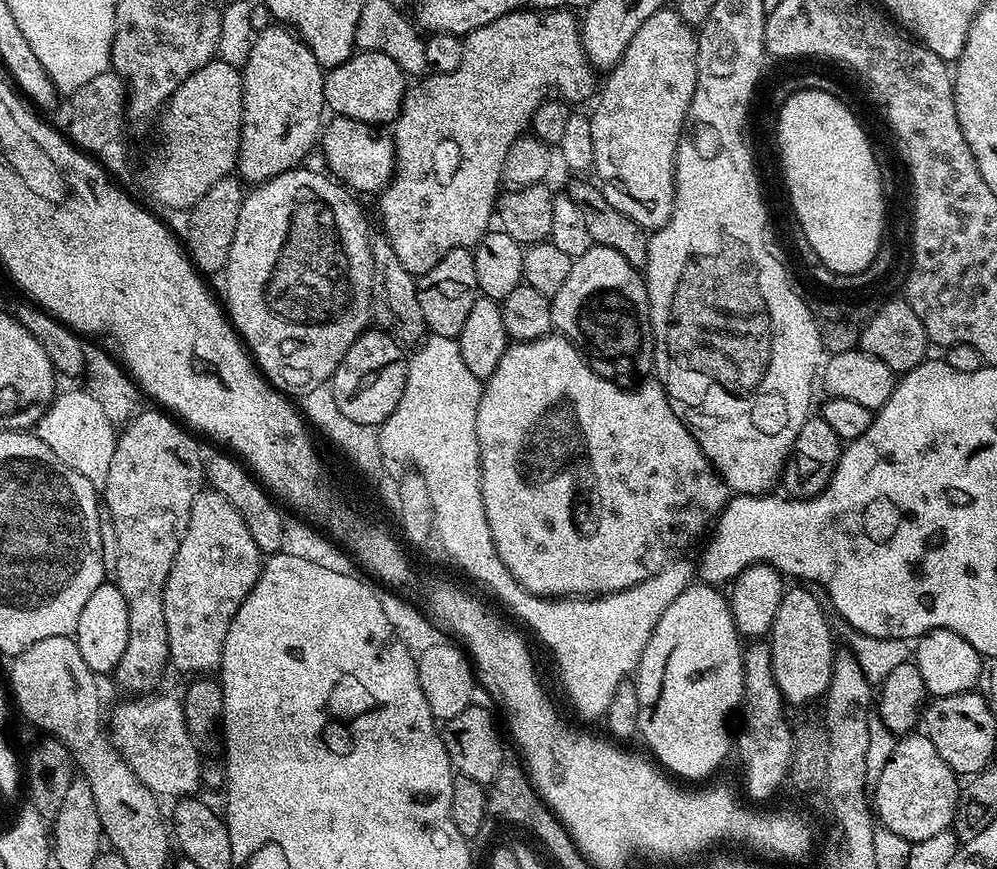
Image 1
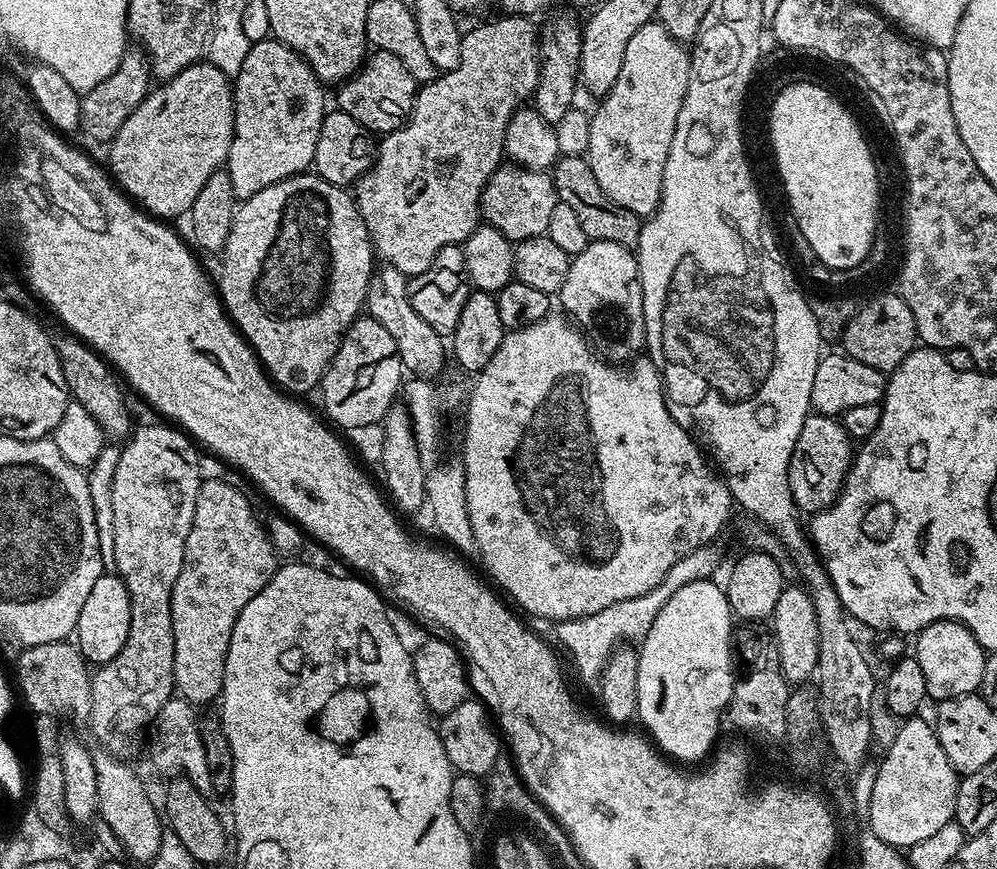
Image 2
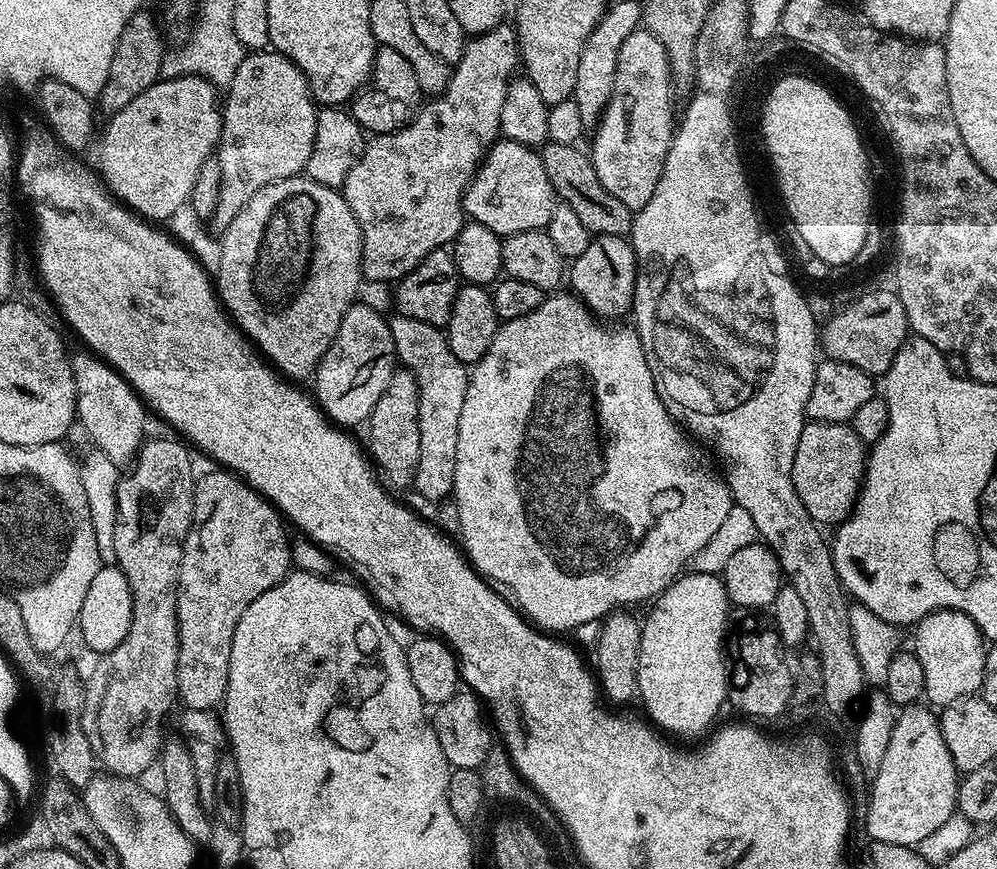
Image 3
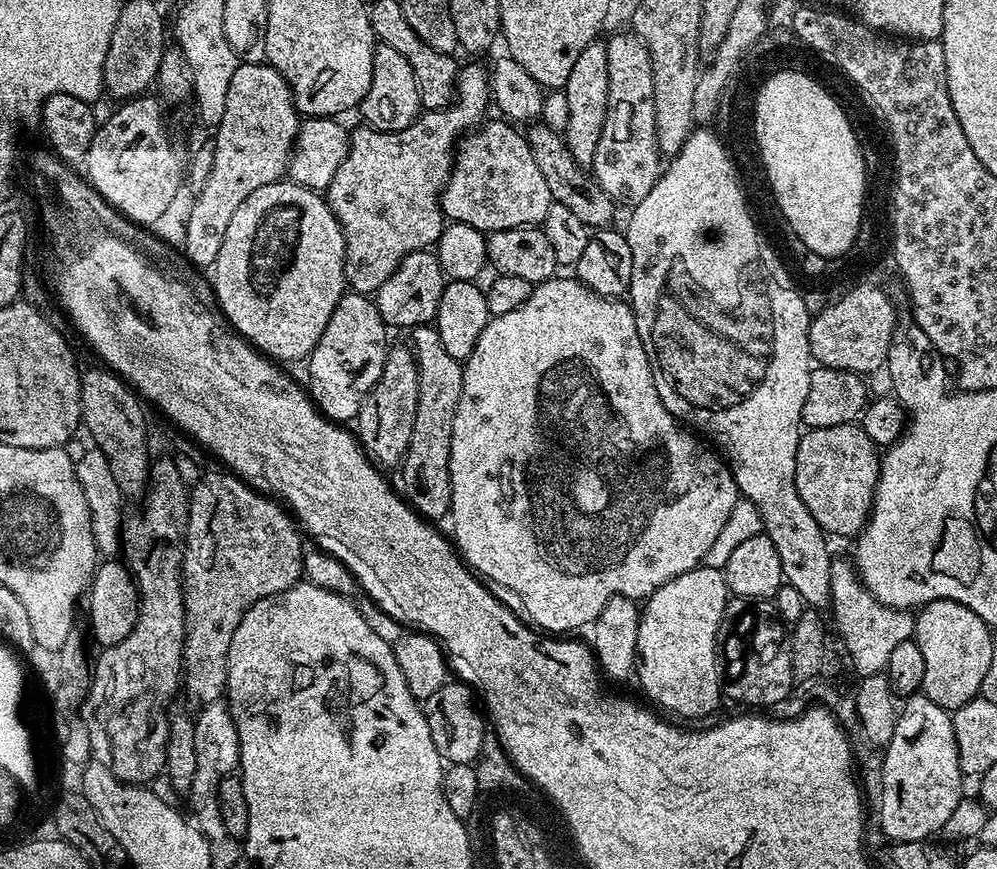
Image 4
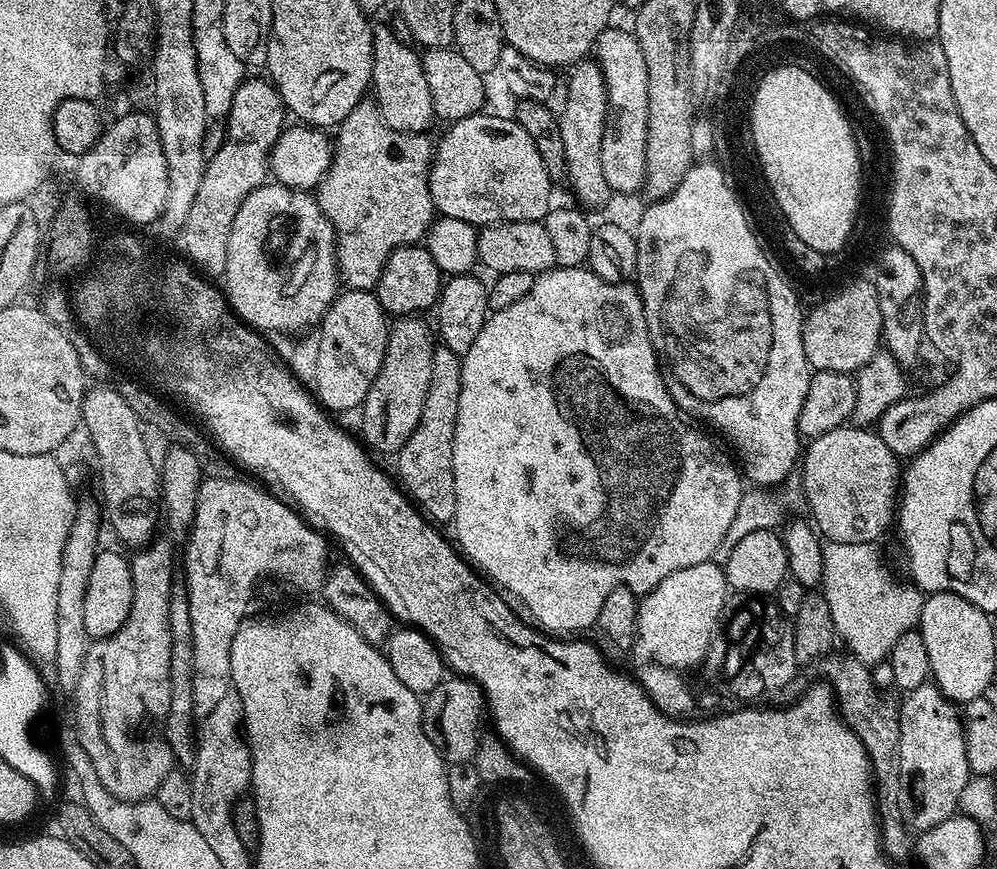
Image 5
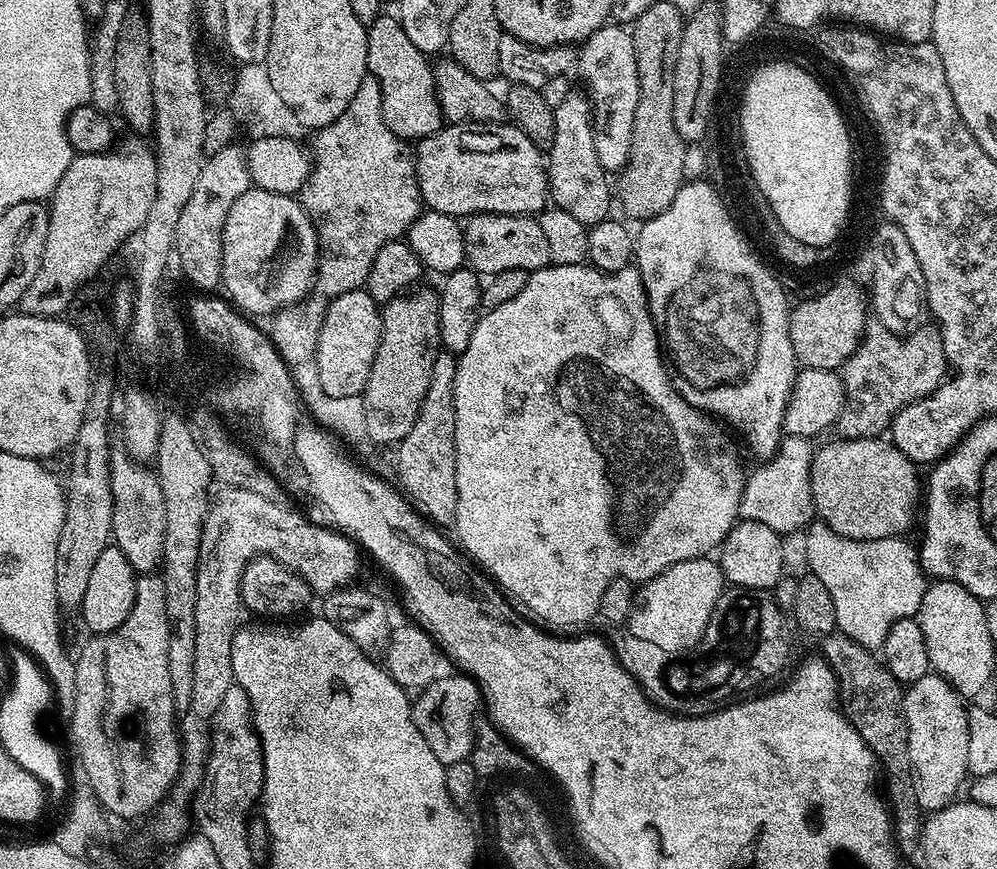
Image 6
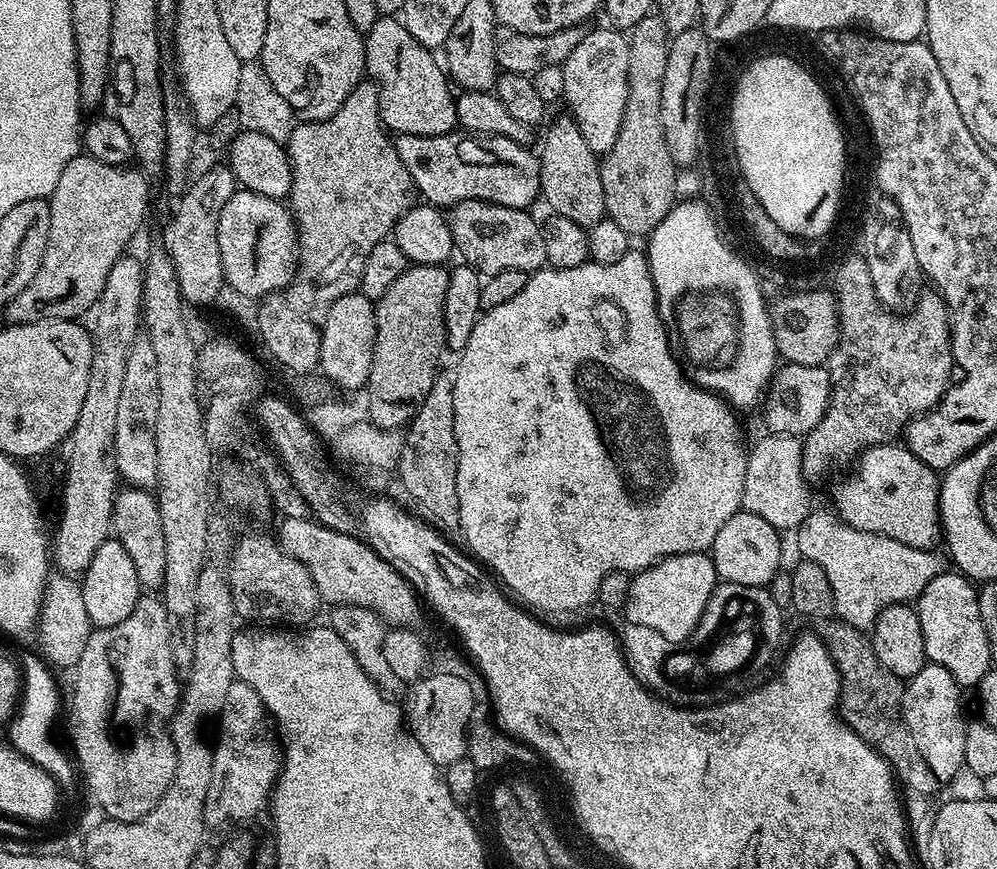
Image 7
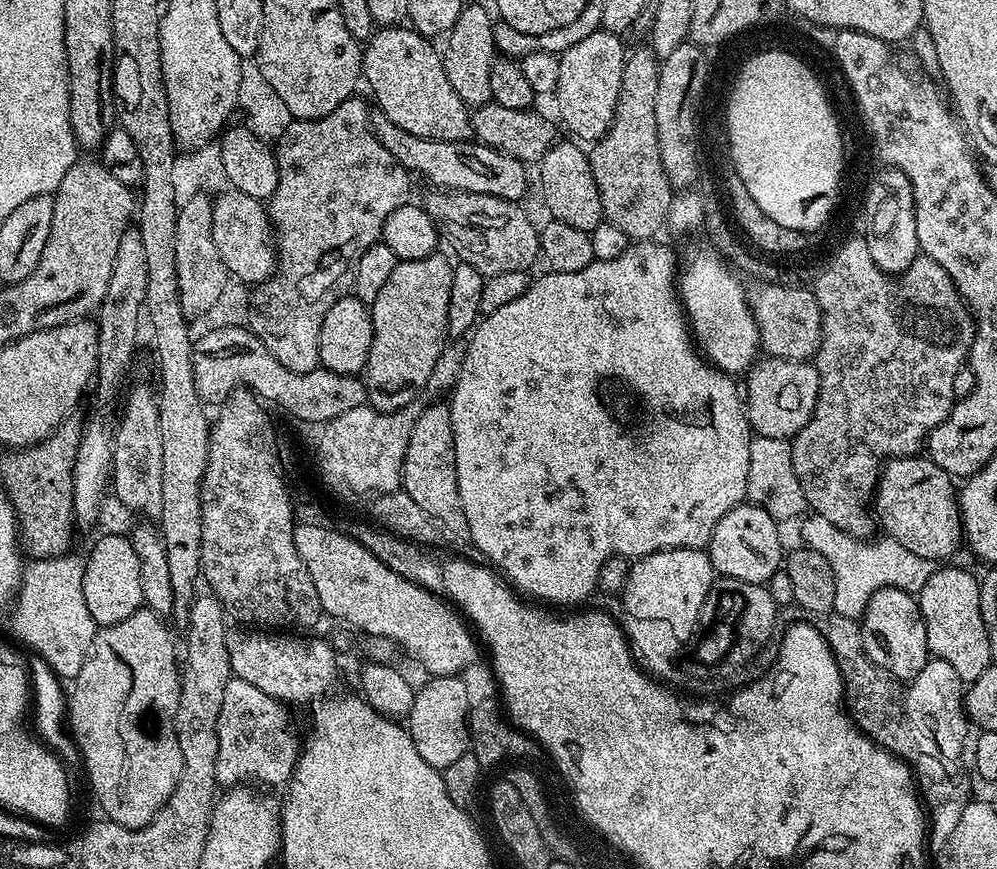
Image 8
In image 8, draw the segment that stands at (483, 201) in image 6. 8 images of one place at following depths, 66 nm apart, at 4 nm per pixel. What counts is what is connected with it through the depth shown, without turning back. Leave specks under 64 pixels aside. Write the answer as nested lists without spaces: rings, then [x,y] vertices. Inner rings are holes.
[[[379,110],[370,116],[372,133],[390,150],[396,163],[407,168],[409,173],[425,176],[440,190],[454,192],[473,192],[474,194],[490,194],[503,200],[523,201],[524,191],[528,188],[528,172],[525,161],[514,158],[510,154],[500,152],[489,144],[481,144],[472,140],[458,142],[442,142],[418,138],[418,134],[410,134],[402,130],[402,126],[394,126],[390,118]]]

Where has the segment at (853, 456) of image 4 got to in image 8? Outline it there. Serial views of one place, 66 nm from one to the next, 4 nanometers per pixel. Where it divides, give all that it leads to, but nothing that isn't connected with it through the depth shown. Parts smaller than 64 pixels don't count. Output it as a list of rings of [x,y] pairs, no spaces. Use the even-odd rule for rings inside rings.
[[[917,454],[915,456],[898,456],[883,465],[880,479],[876,485],[874,497],[874,516],[884,527],[883,535],[901,546],[906,546],[913,554],[921,558],[930,559],[935,562],[944,562],[947,556],[952,556],[959,550],[964,540],[964,523],[960,521],[960,502],[958,499],[958,488],[954,483],[954,477],[949,472],[942,470],[927,455]]]

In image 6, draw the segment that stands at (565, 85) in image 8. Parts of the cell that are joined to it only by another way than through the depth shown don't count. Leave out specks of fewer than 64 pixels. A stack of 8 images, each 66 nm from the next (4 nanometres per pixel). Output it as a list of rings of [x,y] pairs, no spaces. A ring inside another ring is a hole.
[[[609,22],[590,34],[578,48],[579,72],[592,102],[594,150],[598,153],[598,162],[602,162],[605,172],[619,173],[628,161],[634,134],[634,110],[638,110],[638,62],[634,62],[631,31],[619,23]]]

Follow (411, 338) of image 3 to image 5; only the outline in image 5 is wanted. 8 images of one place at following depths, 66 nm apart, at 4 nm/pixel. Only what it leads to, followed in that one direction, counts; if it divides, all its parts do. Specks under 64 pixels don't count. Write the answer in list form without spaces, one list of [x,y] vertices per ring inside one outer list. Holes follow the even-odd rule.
[[[438,346],[434,350],[434,358],[432,359],[432,369],[430,370],[430,390],[426,390],[426,402],[422,406],[422,418],[418,418],[418,426],[414,430],[414,434],[410,434],[410,438],[401,446],[396,460],[396,472],[400,475],[399,483],[402,485],[403,491],[414,501],[415,507],[429,521],[437,522],[436,520],[448,520],[448,522],[456,519],[456,495],[454,494],[454,426],[458,418],[458,394],[462,390],[462,370],[460,369],[461,357],[454,354],[454,350]]]

